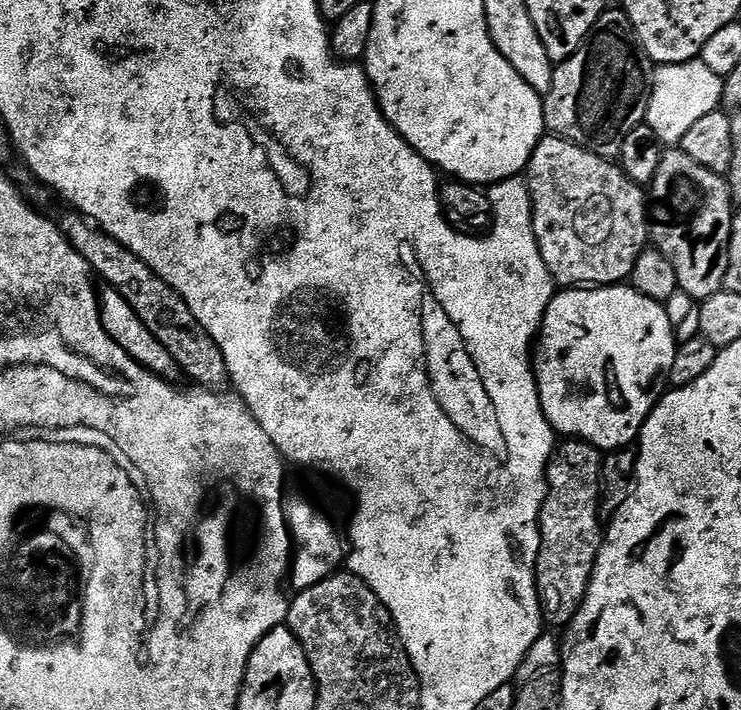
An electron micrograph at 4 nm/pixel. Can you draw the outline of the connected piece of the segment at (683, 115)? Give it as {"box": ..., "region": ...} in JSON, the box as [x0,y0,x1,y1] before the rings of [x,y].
{"box":[646,58,724,145],"region":[[[698,58],[685,64],[661,64],[651,73],[648,93],[646,122],[661,144],[679,145],[680,140],[692,126],[706,114],[717,111],[724,99],[724,82]]]}

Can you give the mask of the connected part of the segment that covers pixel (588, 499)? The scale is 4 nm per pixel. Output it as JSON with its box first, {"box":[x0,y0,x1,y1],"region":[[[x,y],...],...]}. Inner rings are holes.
{"box":[536,438,603,630],"region":[[[579,438],[557,443],[548,462],[548,492],[540,511],[536,589],[545,625],[553,624],[559,630],[567,629],[574,614],[578,614],[600,553],[600,472],[603,469],[601,449]]]}

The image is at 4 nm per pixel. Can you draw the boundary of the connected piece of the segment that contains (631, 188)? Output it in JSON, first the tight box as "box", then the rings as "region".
{"box":[526,134,650,288],"region":[[[548,134],[541,138],[532,151],[526,179],[532,199],[534,238],[538,242],[542,262],[546,262],[557,285],[564,288],[616,286],[631,277],[634,262],[638,262],[638,258],[650,244],[650,200],[645,189],[635,184],[620,169],[619,163],[607,156],[594,154],[574,142],[563,140],[560,136]]]}

